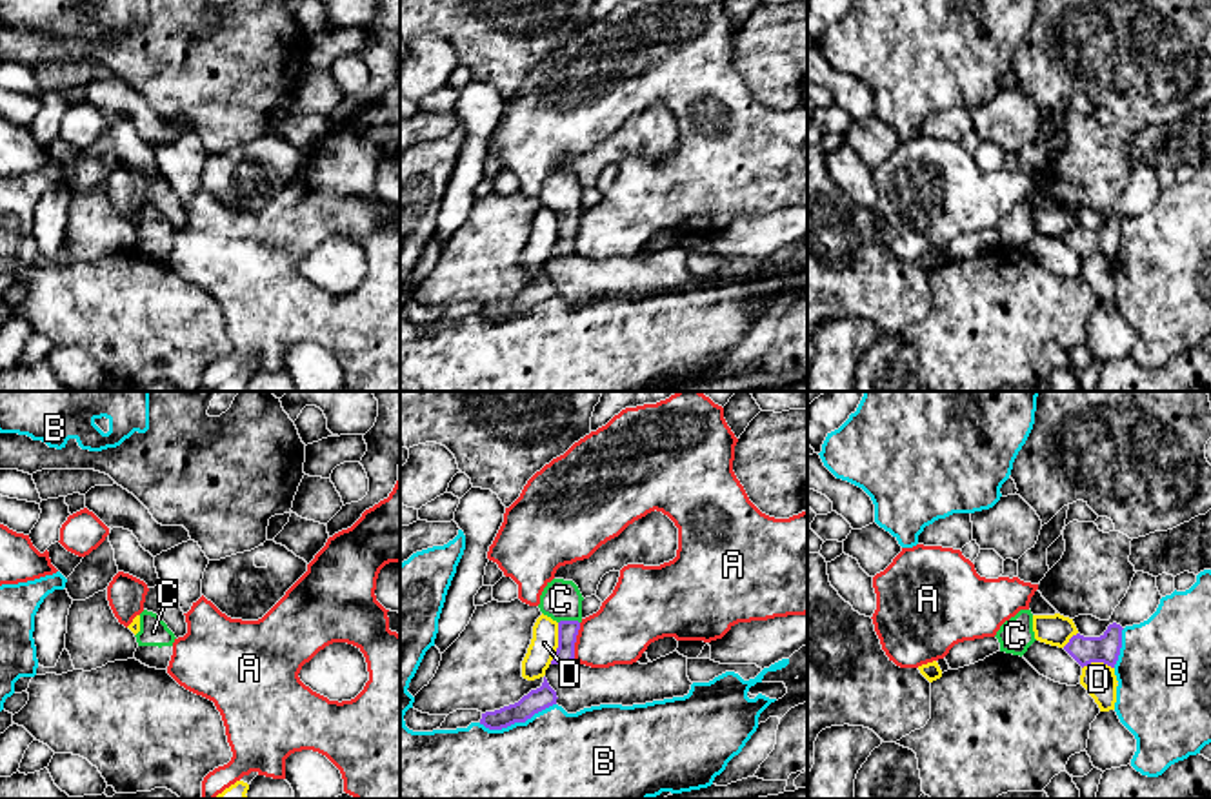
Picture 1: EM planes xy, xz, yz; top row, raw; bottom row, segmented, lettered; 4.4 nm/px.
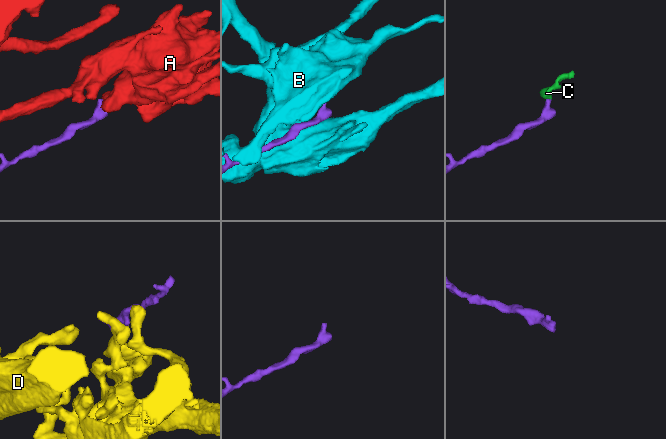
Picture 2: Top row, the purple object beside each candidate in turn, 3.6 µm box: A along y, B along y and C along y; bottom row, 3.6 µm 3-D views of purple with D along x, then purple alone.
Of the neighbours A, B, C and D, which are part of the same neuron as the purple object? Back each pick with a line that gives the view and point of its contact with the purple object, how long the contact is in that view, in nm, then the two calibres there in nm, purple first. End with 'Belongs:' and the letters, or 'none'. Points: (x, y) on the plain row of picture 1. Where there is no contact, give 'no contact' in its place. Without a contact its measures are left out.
C: meets purple in xz at (568, 213); contact 100 nm long; 90 nm thick on the purple side, 180 nm on the other
Belongs: C

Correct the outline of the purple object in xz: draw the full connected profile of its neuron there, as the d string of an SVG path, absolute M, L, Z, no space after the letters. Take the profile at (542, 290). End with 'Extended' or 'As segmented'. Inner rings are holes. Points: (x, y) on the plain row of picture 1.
M544 269L542 278L531 282L518 295L495 304L482 306L480 317L489 322L502 322L515 315L525 315L535 306L556 297L556 291L556 284L549 278L547 271Z. As segmented

